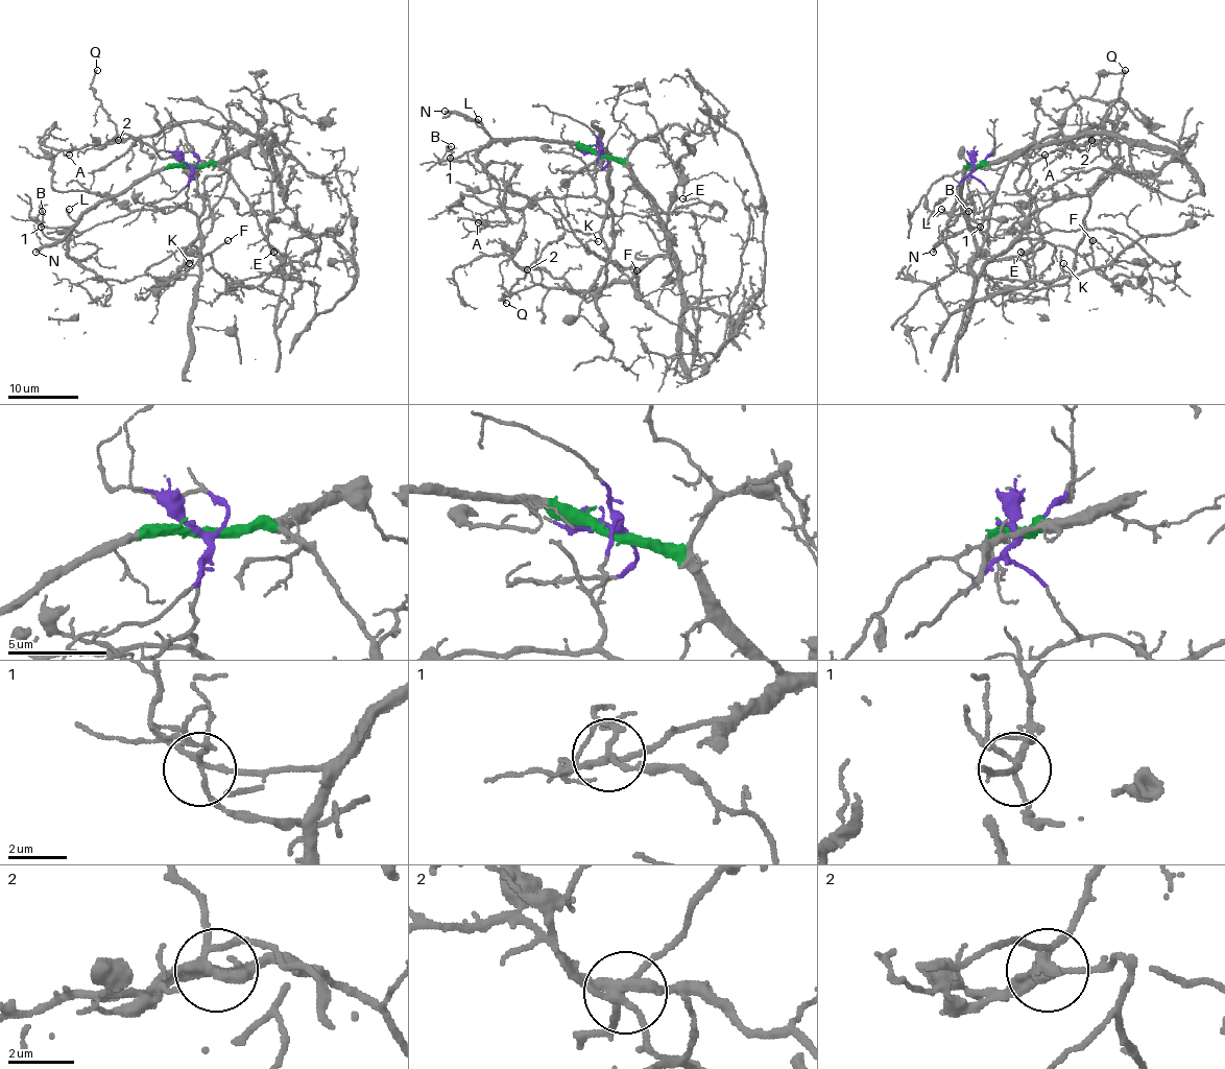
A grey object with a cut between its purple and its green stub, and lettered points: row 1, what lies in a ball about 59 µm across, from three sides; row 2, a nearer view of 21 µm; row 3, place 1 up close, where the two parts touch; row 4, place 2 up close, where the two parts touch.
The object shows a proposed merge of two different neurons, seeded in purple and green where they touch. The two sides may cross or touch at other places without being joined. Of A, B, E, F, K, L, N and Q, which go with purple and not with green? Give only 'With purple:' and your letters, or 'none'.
With purple: A, B, F, Q

